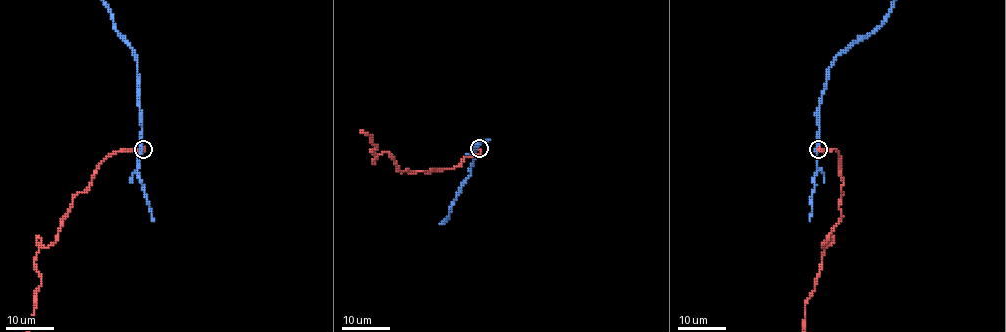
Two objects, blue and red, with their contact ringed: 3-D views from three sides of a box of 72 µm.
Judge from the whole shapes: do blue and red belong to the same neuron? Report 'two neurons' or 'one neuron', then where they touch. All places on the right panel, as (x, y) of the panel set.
two neurons; at (818, 149)

